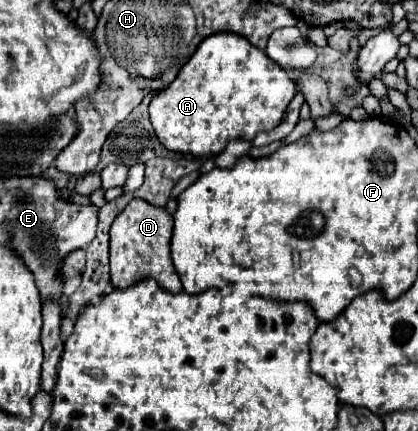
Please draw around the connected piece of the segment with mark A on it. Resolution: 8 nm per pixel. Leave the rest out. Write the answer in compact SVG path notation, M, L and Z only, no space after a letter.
M211 35L175 81L149 103L149 119L159 143L175 153L211 157L222 152L232 139L251 141L259 131L279 125L287 103L295 95L289 73L239 35Z

